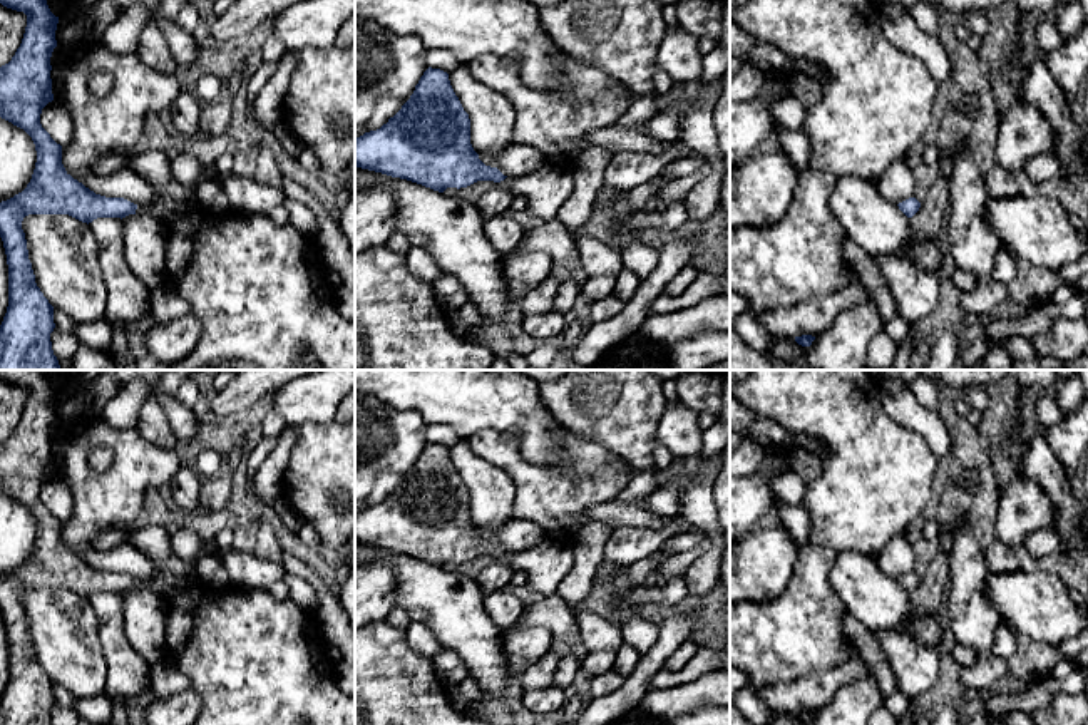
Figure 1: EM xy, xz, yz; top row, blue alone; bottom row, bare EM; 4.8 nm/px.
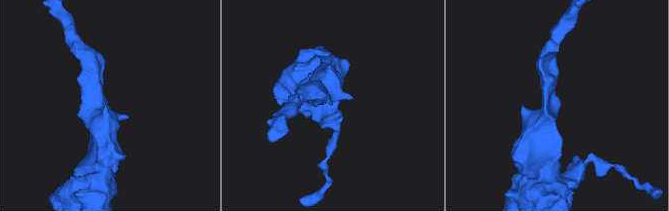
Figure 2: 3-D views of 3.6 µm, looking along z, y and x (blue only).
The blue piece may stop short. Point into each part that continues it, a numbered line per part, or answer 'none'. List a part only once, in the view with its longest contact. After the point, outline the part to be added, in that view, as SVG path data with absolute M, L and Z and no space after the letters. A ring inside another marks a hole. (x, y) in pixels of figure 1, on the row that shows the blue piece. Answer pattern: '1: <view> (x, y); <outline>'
1: xy (171, 200); M214 162L206 164L201 181L211 181L214 179L214 174ZM172 181L166 186L159 186L156 188L156 199L149 206L137 206L136 214L149 214L157 218L161 223L169 224L179 214L189 211L192 206L198 204L198 184L179 184Z

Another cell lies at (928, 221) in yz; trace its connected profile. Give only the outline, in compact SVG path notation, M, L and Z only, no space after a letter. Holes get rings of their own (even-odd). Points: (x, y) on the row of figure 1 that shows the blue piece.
M939 176L921 201L919 211L911 218L912 243L936 239L951 208L951 176Z

